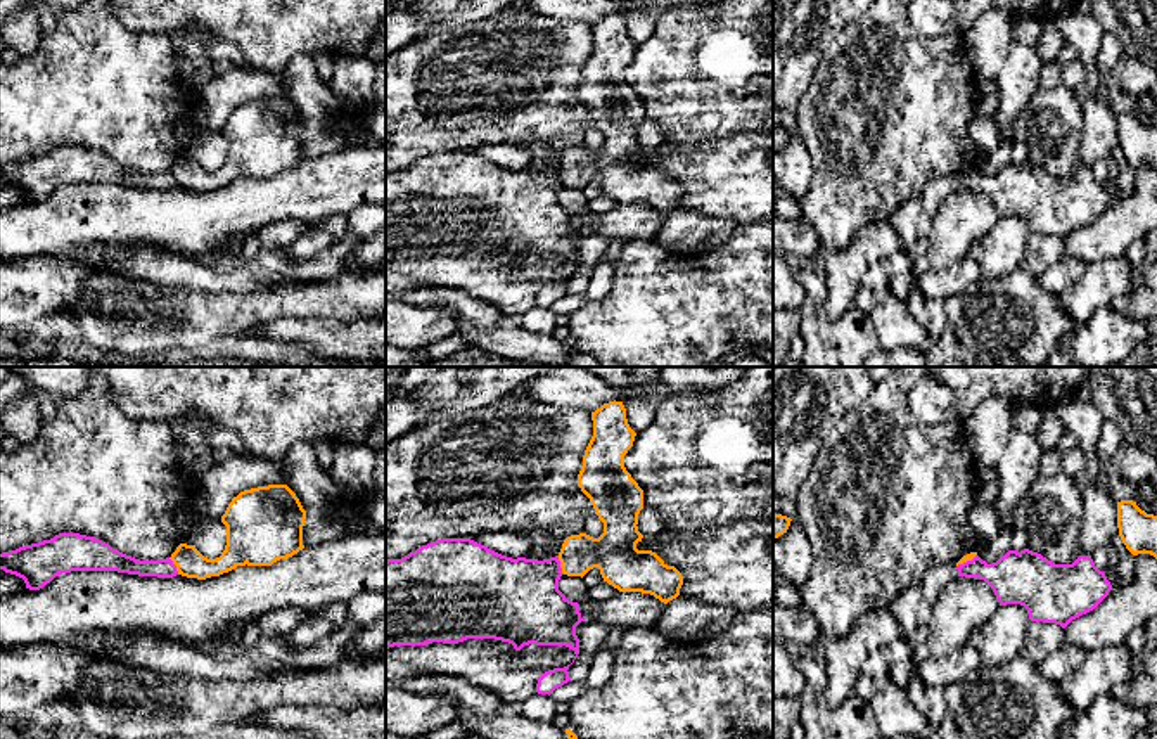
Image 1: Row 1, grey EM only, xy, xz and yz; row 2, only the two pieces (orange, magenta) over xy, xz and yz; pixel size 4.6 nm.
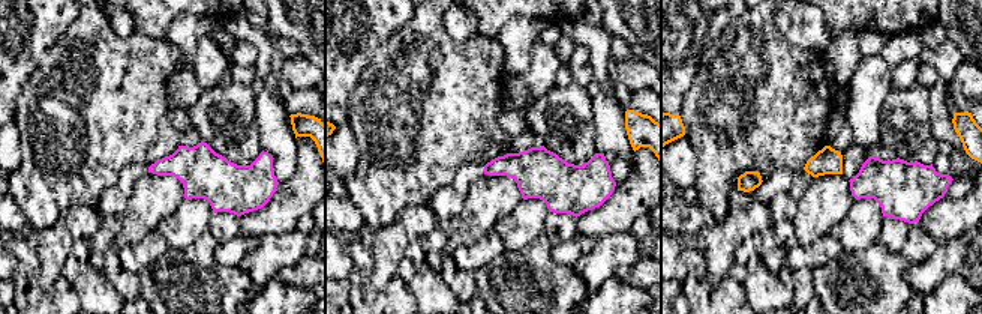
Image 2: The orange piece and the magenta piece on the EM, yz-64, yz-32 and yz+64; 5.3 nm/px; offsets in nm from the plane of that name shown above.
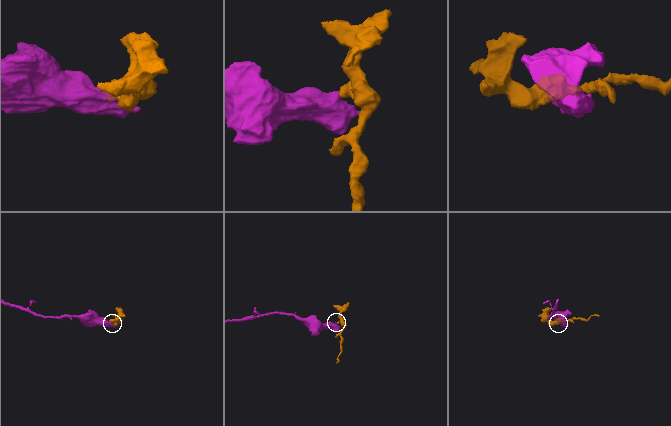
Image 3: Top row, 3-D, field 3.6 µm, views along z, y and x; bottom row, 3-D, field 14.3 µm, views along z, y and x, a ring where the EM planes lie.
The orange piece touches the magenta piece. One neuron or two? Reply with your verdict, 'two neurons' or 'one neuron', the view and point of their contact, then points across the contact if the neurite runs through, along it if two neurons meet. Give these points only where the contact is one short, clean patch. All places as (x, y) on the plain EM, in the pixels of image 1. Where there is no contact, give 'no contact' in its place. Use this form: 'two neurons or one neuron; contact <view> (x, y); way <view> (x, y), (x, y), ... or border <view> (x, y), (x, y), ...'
two neurons; contact xz (561, 177); border xz (557, 168), (564, 186)

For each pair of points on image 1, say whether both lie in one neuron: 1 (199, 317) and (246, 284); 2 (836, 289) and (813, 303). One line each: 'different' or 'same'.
1: different
2: different

